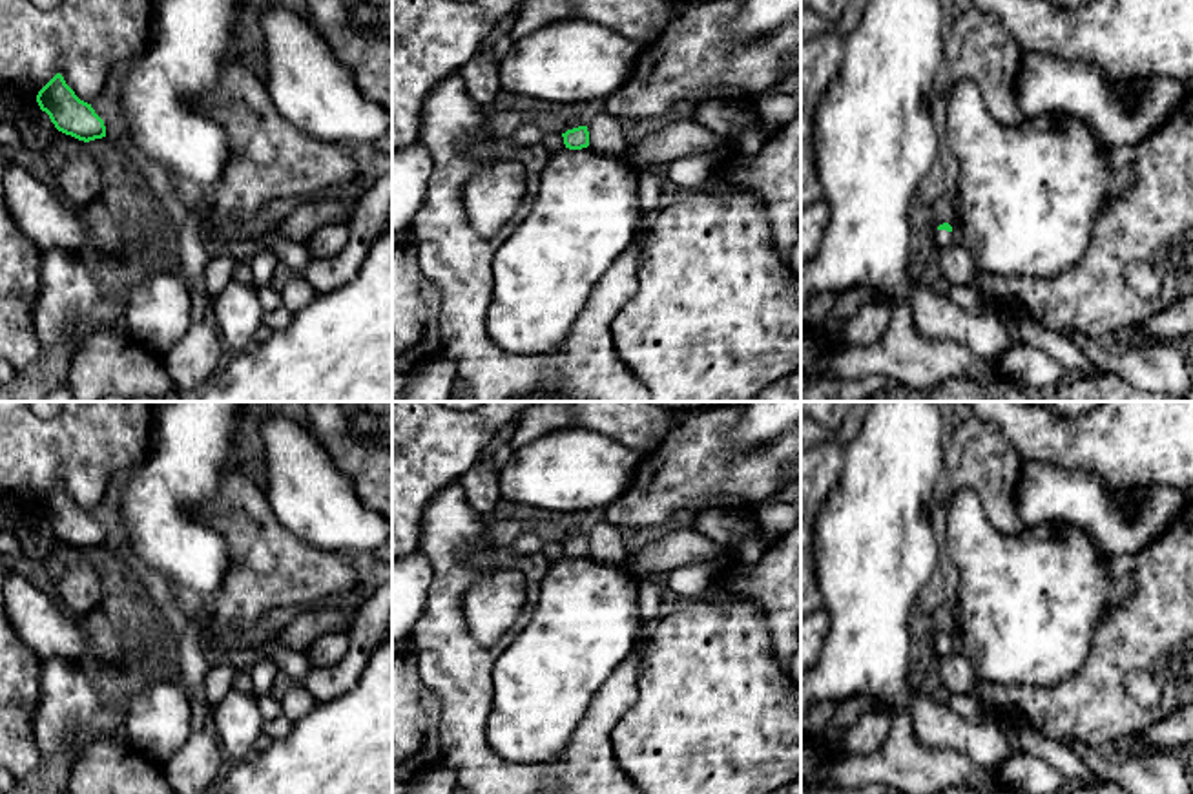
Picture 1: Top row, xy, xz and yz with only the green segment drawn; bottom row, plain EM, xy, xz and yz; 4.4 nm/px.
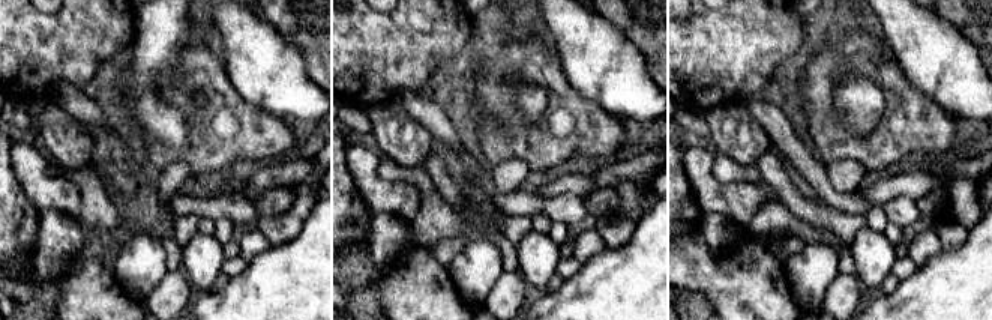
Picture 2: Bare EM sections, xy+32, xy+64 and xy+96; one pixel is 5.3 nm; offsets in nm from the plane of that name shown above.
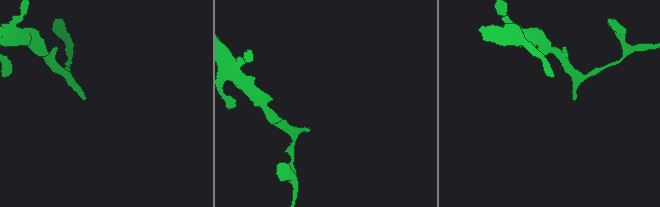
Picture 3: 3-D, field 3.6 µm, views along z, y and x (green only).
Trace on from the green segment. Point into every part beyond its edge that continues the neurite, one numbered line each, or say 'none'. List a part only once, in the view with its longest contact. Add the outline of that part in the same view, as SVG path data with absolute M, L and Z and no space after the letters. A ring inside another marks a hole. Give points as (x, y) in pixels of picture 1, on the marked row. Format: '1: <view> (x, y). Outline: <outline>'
1: yz (942, 238). Outline: M934 230L934 243L939 250L947 248L952 243L952 232Z

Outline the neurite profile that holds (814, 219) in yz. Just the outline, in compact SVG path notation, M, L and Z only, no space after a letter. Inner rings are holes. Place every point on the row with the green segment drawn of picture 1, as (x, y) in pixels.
M819 199L801 210L801 266L814 261L821 250L830 223L830 204Z

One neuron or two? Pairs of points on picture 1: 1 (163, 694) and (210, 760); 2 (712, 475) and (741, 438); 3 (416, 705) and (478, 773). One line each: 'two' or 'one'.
1: two
2: two
3: two

